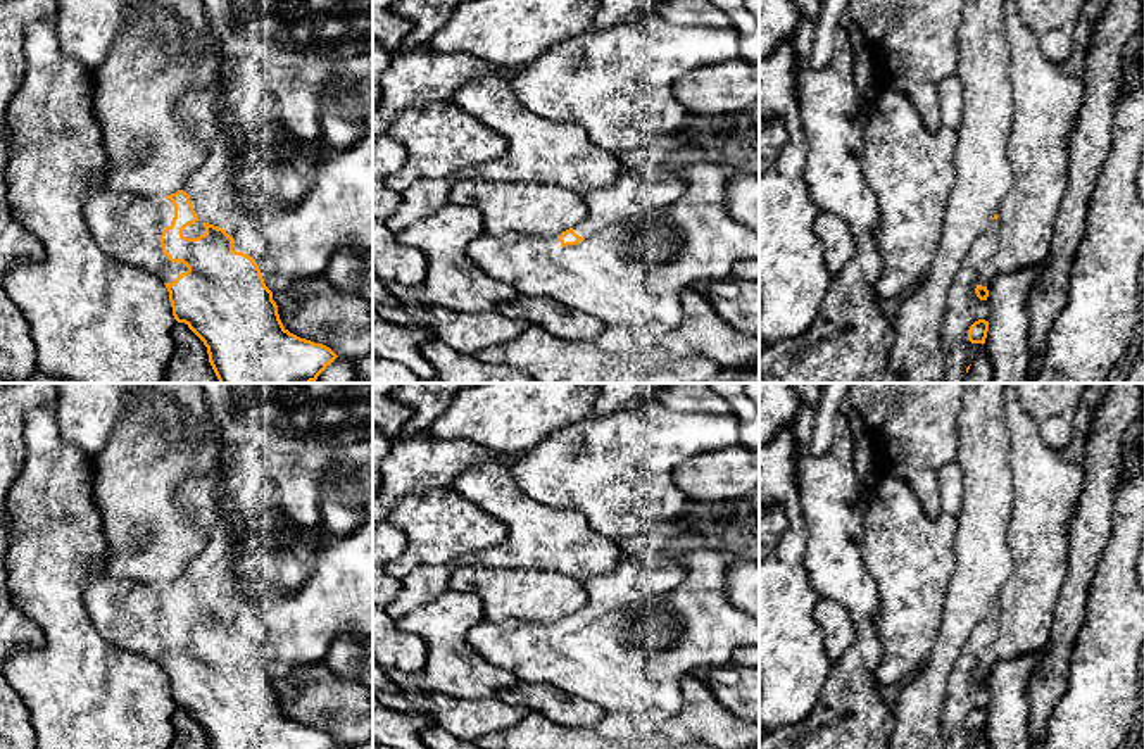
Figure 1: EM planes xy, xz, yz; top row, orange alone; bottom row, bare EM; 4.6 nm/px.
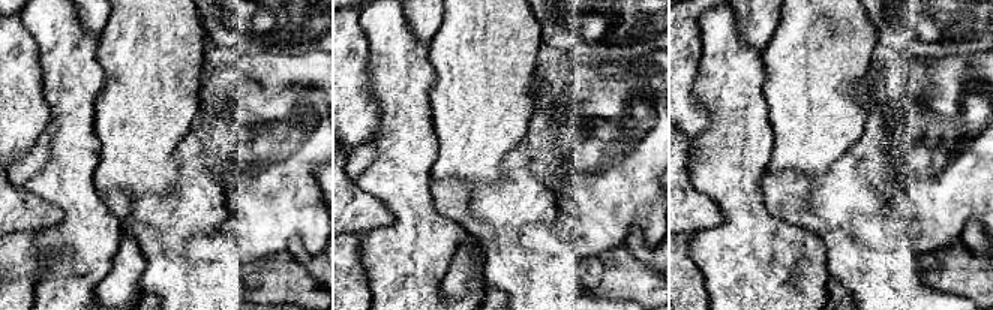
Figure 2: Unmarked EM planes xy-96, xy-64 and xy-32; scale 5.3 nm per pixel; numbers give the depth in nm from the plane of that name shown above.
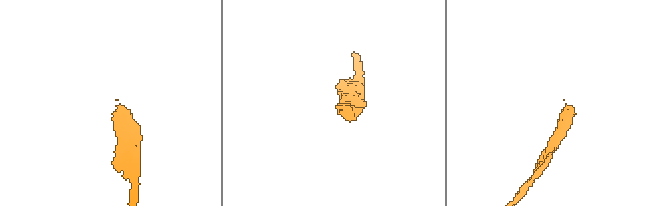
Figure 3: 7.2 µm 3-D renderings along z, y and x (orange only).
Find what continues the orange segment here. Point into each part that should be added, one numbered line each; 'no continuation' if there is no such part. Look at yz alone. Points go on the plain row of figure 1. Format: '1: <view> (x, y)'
1: yz (1048, 484)

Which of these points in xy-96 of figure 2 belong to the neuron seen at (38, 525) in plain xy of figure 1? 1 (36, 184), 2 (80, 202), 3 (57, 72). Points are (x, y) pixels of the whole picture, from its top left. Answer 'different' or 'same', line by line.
1: same
2: same
3: same

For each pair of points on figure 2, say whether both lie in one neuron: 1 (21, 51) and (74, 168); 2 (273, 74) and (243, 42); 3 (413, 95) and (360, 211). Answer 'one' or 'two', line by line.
1: two
2: two
3: two

